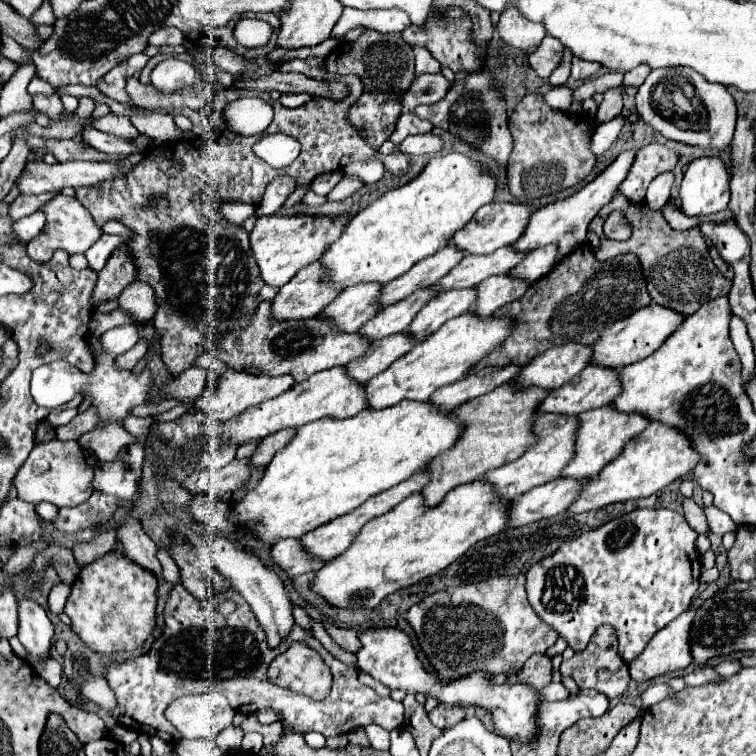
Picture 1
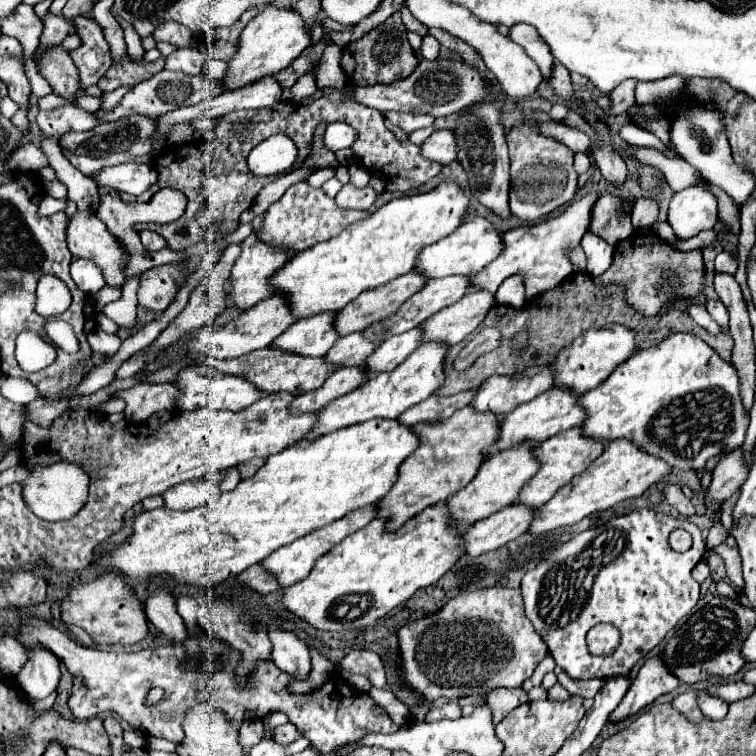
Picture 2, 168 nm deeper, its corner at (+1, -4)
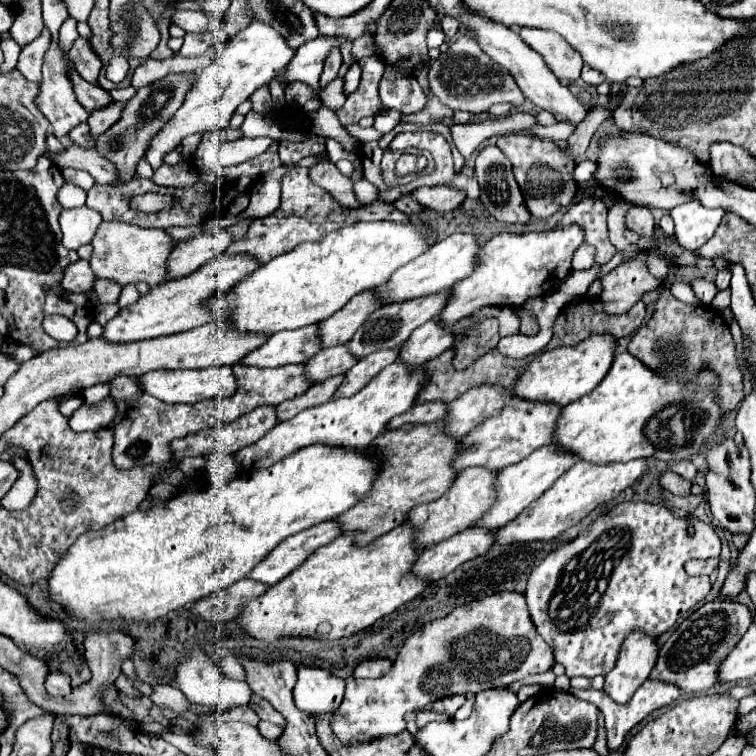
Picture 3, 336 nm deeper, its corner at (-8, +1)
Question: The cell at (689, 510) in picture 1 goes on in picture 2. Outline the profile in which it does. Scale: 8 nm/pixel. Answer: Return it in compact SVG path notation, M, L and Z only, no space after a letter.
M675 484L665 486L665 496L667 496L669 504L671 504L671 506L681 514L681 516L689 518L689 516L695 514L695 506L693 506L693 502L691 502L683 492L681 492L679 486L675 486Z

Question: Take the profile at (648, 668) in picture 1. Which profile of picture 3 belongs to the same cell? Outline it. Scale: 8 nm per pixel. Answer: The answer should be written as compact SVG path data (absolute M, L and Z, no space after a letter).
M646 679L636 693L632 695L632 699L626 705L616 705L616 701L612 701L604 691L596 691L596 689L570 689L572 695L586 699L590 703L594 703L602 713L604 713L604 721L606 721L606 741L608 741L608 749L610 751L618 751L626 739L626 735L630 733L630 729L634 725L638 725L644 717L648 717L652 711L666 707L670 703L674 703L676 699L680 699L680 689L672 689L672 685L660 685L660 681L652 681Z

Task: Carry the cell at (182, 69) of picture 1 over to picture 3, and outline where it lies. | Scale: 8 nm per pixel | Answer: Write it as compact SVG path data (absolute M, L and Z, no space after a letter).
M204 31L204 33L186 33L184 45L180 49L180 55L184 55L184 57L198 57L204 51L208 51L210 45L212 45L210 31Z

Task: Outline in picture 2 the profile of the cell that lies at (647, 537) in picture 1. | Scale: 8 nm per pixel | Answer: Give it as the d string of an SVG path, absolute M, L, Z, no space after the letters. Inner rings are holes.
M635 510L625 516L613 518L607 524L589 528L559 546L547 562L539 562L535 570L529 570L521 580L521 594L525 602L525 614L533 622L535 632L547 642L549 654L553 654L557 666L561 666L571 678L601 678L629 674L633 666L645 658L665 634L693 610L699 600L699 584L693 580L691 570L705 554L705 542L699 528L687 518L675 518L655 510ZM673 528L683 528L693 536L693 546L687 552L675 552L669 546L669 534ZM599 622L609 622L619 628L621 644L613 656L591 656L585 644L585 634Z

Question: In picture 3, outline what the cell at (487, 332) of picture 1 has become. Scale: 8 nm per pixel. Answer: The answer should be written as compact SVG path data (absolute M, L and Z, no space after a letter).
M394 361L352 397L332 399L324 405L304 409L300 415L292 417L292 421L278 423L268 435L264 435L254 445L238 449L234 453L234 459L238 461L240 471L248 471L248 469L258 471L274 465L276 461L296 453L302 447L316 443L342 447L342 449L362 449L370 445L374 437L384 433L384 427L392 417L402 415L414 405L416 393L420 393L422 387L424 387L424 367L420 367L418 371L408 371L402 361Z

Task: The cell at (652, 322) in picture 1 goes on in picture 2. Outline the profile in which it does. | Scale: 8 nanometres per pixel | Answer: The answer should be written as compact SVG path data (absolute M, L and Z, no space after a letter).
M615 324L607 328L587 330L587 334L581 334L579 338L575 338L575 342L567 346L567 350L561 350L561 354L555 358L553 362L555 384L583 394L599 386L617 366L627 362L631 354L635 354L635 350L637 350L637 332L627 326Z

